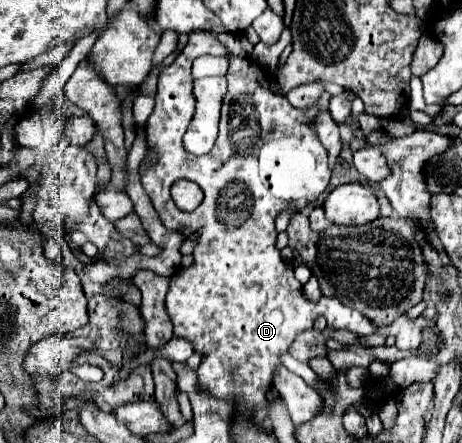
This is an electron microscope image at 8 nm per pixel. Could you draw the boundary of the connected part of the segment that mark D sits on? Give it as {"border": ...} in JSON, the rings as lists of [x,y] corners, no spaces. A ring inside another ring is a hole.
{"border":[[[202,30],[190,32],[188,44],[184,46],[182,54],[158,78],[156,106],[146,122],[148,142],[158,154],[158,164],[152,168],[140,168],[142,186],[150,196],[152,206],[158,212],[162,224],[168,228],[176,228],[186,238],[198,234],[198,244],[194,246],[192,252],[194,266],[180,268],[170,278],[170,290],[166,294],[166,312],[174,324],[174,336],[188,338],[194,344],[194,350],[204,354],[196,370],[200,384],[206,386],[206,390],[212,396],[232,402],[242,412],[262,406],[262,402],[266,400],[266,390],[272,384],[272,372],[276,366],[280,366],[280,354],[288,352],[290,344],[300,332],[312,328],[316,316],[324,316],[332,328],[348,328],[364,336],[374,332],[384,336],[396,336],[396,346],[400,350],[422,346],[424,328],[432,328],[434,340],[440,342],[440,330],[434,328],[436,324],[432,320],[424,320],[424,318],[408,320],[406,316],[400,316],[390,328],[376,328],[358,310],[346,308],[336,298],[320,298],[320,302],[316,304],[310,304],[306,300],[302,292],[302,284],[294,278],[292,266],[288,266],[282,260],[280,250],[276,248],[278,232],[274,228],[274,220],[280,212],[292,206],[292,200],[310,200],[312,204],[328,188],[330,170],[328,170],[326,150],[322,148],[312,124],[320,114],[328,112],[328,102],[332,94],[324,92],[314,106],[298,110],[288,104],[286,96],[280,96],[270,90],[270,72],[260,68],[262,66],[256,64],[252,58],[232,56],[228,48],[220,44],[210,32],[202,32]],[[204,54],[228,56],[228,72],[226,72],[228,90],[220,110],[220,132],[214,148],[204,156],[194,156],[186,152],[186,148],[182,146],[182,136],[188,130],[188,124],[196,108],[196,100],[192,94],[194,80],[190,68],[192,62]],[[180,178],[196,182],[204,192],[204,200],[192,212],[180,210],[170,198],[170,188]]]}

